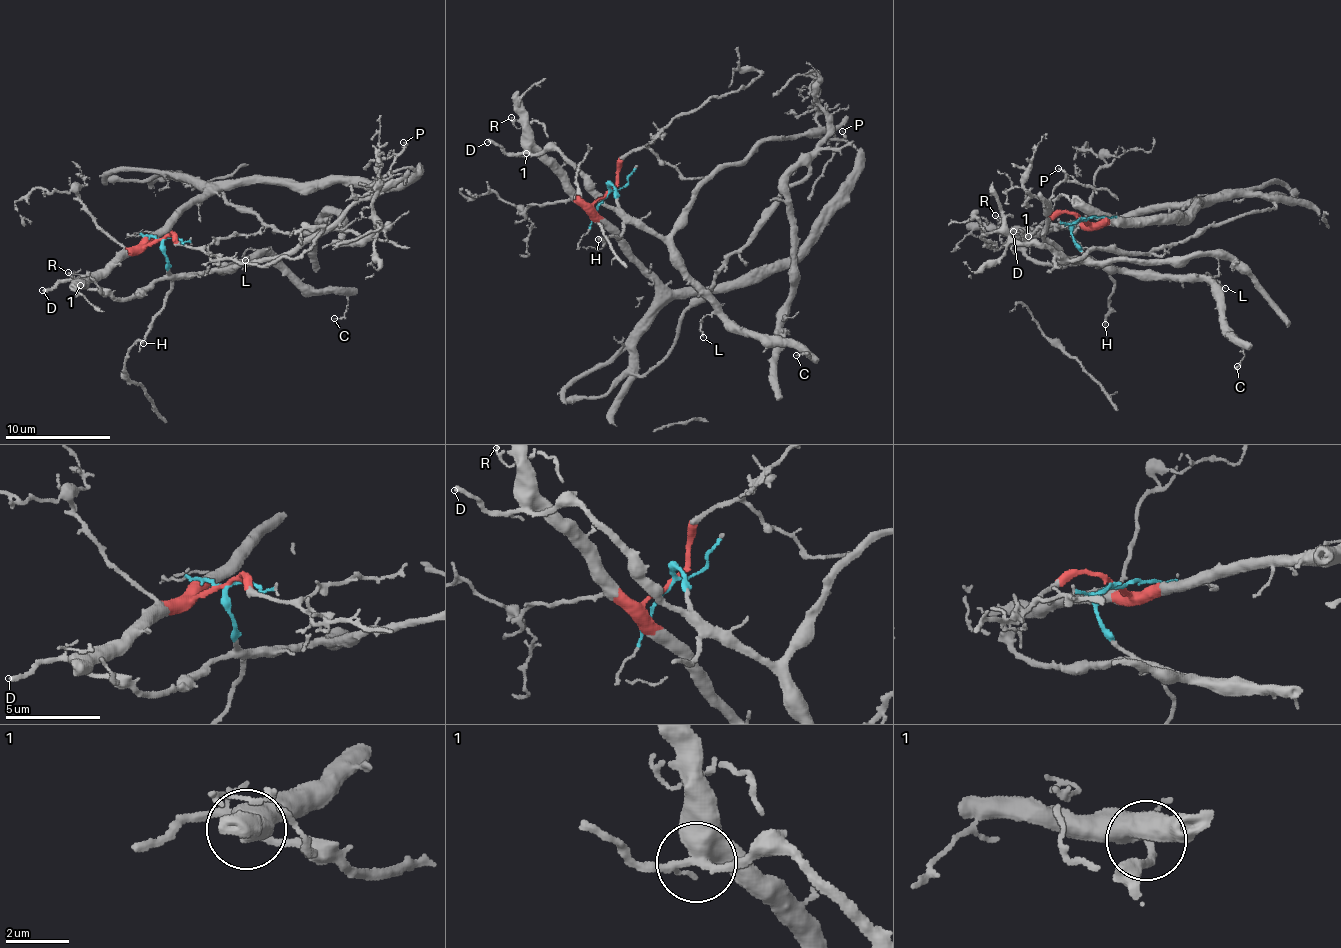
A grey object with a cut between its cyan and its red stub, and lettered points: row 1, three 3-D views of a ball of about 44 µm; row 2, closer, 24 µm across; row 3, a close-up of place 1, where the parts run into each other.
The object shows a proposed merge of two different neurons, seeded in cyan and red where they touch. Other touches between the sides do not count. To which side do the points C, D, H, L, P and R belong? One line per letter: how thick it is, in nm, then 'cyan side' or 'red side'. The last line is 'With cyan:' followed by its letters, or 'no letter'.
C: calibre 120 nm; cyan side
D: calibre 240 nm; cyan side
H: calibre 150 nm; cyan side
L: calibre 120 nm; cyan side
P: calibre 150 nm; cyan side
R: calibre 130 nm; cyan side
With cyan: C, D, H, L, P, R

